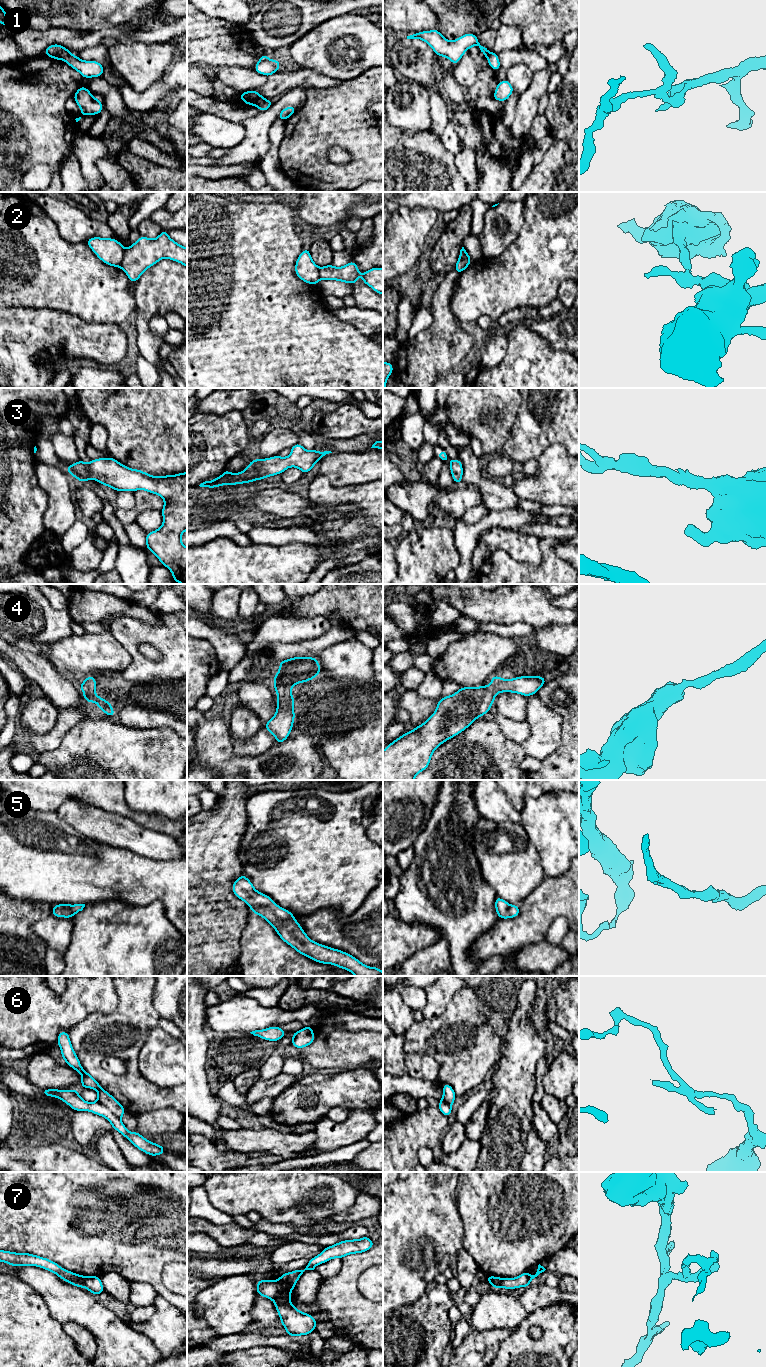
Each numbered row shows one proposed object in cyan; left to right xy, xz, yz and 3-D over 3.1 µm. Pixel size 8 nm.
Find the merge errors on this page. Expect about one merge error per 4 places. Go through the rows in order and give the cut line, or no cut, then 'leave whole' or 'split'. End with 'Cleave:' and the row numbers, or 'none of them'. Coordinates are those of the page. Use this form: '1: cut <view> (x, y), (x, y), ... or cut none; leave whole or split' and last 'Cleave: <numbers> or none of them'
1: cut xz (266, 100), (257, 106); split
2: cut xy (125, 249), (123, 260), (119, 266); split
3: cut none; leave whole
4: cut none; leave whole
5: cut none; leave whole
6: cut xy (97, 1100), (119, 1118); split
7: cut xz (279, 1280), (281, 1291), (273, 1300); split
Cleave: 1, 2, 6, 7

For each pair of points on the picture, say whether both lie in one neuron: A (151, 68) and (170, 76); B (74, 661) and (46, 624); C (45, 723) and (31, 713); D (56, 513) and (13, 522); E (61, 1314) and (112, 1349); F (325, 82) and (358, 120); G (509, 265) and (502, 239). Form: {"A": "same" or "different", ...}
{"A": "different", "B": "different", "C": "same", "D": "different", "E": "same", "F": "different", "G": "different"}

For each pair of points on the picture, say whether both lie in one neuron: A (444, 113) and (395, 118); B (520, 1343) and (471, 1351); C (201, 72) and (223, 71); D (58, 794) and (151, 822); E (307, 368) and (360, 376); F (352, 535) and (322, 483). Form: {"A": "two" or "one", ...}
{"A": "two", "B": "two", "C": "two", "D": "one", "E": "one", "F": "one"}

